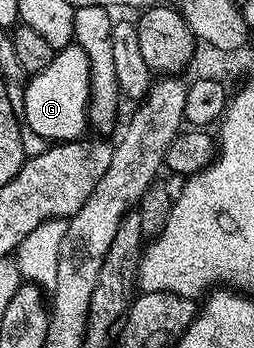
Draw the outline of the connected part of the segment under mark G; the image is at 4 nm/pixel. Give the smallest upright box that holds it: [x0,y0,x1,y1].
[20,44,90,144]

